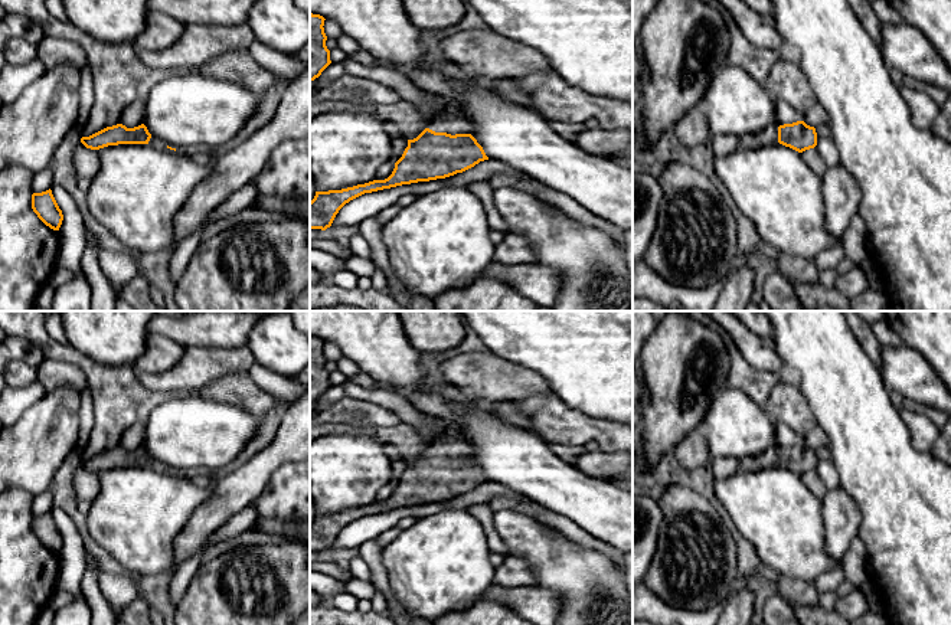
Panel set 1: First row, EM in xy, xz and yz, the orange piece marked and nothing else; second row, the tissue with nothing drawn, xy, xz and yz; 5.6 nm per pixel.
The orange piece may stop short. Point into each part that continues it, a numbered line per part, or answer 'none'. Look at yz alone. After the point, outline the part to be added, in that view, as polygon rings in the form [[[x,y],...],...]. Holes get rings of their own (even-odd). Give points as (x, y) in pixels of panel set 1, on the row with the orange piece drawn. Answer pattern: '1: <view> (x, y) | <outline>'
1: yz (770, 136) | [[[771,124],[759,132],[739,137],[738,148],[751,150],[751,148],[762,147],[762,145],[772,145],[777,143],[778,143],[778,127],[775,124]]]

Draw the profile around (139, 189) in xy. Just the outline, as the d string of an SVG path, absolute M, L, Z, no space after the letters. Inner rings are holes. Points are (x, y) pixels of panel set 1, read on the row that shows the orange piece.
M118 144L97 150L99 170L91 180L86 202L91 215L135 255L167 251L174 245L174 219L195 187L212 171L212 163L197 164L190 151L160 148L150 144Z

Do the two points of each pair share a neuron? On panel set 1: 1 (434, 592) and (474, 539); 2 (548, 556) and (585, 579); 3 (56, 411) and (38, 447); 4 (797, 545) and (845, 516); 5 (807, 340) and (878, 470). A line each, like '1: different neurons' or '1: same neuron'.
1: same neuron
2: same neuron
3: same neuron
4: different neurons
5: same neuron

